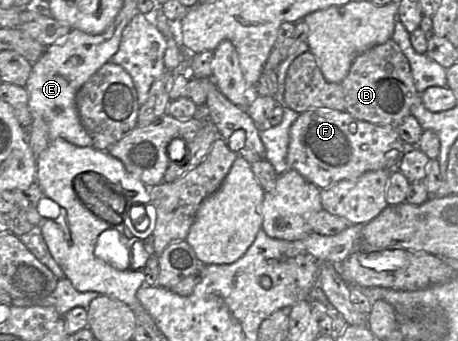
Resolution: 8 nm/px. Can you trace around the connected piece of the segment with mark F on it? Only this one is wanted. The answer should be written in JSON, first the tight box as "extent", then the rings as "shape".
{"extent":[287,108,408,189],"shape":[[[311,108],[299,114],[290,127],[287,164],[288,169],[296,170],[307,181],[324,189],[341,180],[355,179],[368,171],[397,169],[407,149],[408,146],[399,136],[396,127],[362,121],[347,111]]]}

